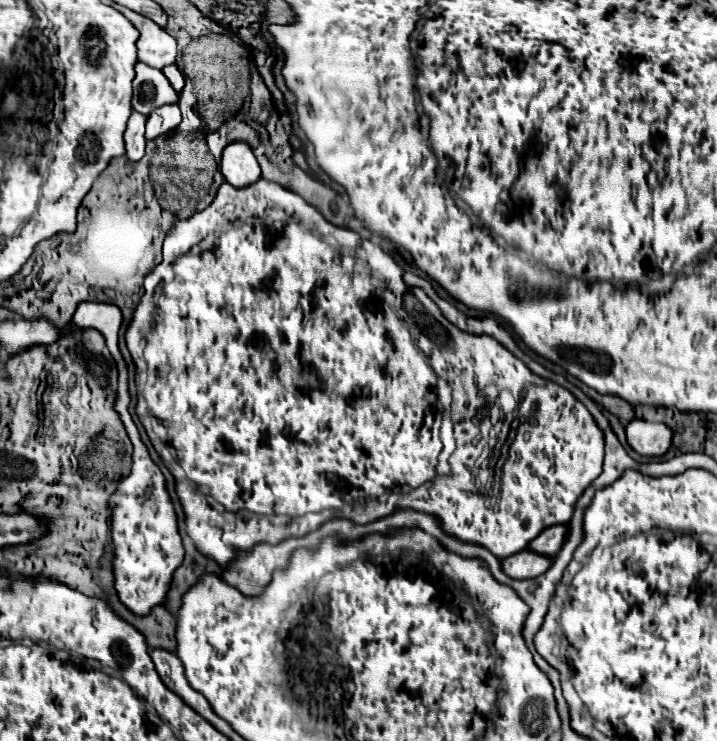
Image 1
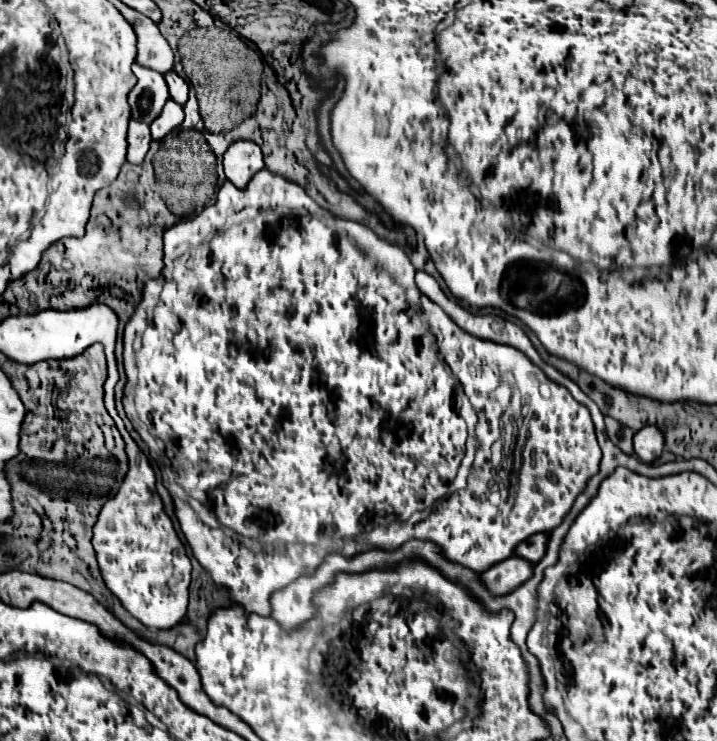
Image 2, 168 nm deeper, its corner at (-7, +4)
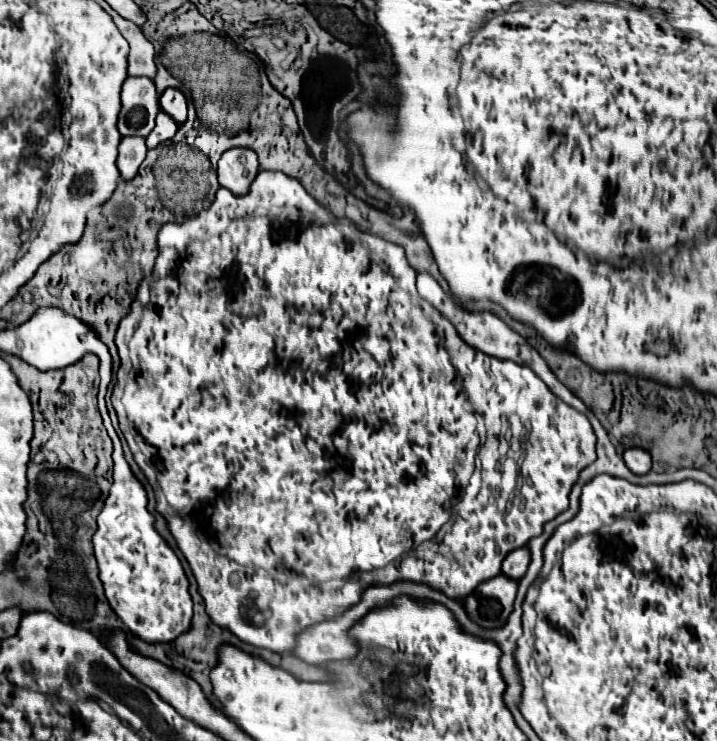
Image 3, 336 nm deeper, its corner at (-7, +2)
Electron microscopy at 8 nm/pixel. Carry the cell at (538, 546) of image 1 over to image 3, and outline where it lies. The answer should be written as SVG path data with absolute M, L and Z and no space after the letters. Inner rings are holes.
M517 548L513 550L513 554L507 554L503 566L501 566L501 572L503 574L509 574L509 578L521 578L525 574L529 566L529 550L527 548Z

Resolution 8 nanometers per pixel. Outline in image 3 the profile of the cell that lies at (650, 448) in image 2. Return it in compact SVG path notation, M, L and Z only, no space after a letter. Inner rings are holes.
M627 448L623 452L623 462L633 474L645 474L651 470L651 456L641 448Z

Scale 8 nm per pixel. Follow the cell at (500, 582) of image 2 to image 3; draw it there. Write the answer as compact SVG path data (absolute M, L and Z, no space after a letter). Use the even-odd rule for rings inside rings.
M499 574L489 582L483 582L473 590L463 606L469 618L481 628L501 628L513 612L513 600L517 594L517 582Z

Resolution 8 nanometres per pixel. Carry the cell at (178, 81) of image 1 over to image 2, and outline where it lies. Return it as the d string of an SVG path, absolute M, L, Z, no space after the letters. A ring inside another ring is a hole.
M167 72L165 74L165 82L169 86L169 94L171 94L171 100L177 100L181 106L187 102L187 94L189 94L189 86L187 82L177 74L177 72Z

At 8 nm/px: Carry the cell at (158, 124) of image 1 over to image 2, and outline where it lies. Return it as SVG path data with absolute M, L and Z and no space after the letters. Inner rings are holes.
M169 100L163 108L163 112L157 116L157 120L153 120L153 140L161 140L167 132L179 128L183 124L183 106Z

